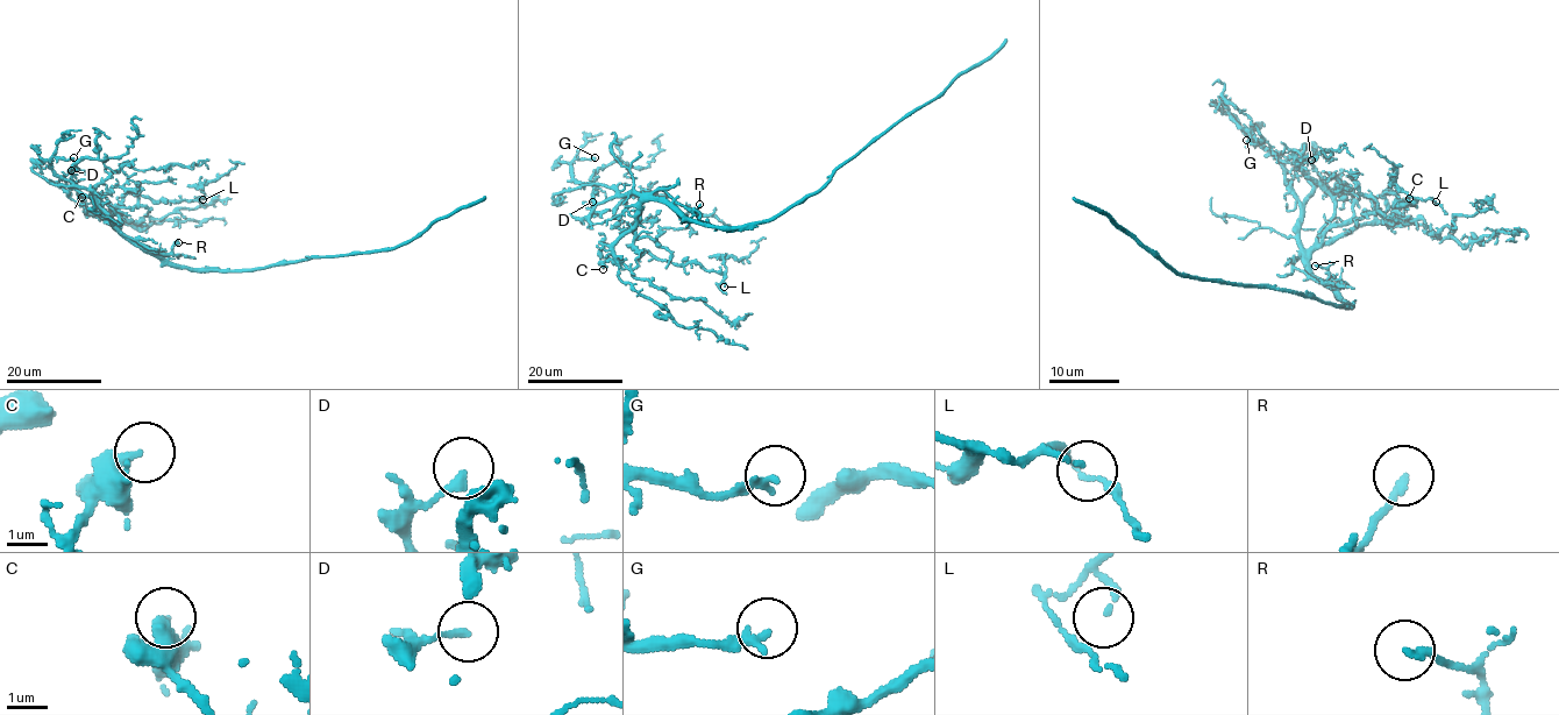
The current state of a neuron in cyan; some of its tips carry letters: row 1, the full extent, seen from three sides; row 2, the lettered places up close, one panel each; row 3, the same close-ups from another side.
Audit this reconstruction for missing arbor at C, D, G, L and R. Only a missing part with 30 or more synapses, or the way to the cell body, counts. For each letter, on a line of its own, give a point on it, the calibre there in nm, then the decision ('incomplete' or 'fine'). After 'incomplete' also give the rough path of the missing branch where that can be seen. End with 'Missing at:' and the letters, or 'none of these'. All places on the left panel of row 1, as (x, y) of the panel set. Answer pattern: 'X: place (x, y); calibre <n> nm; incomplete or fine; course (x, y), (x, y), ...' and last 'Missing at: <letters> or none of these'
C: place (82, 197); calibre 280 nm; fine
D: place (71, 170); calibre 180 nm; fine
G: place (73, 157); calibre 240 nm; fine
L: place (203, 199); calibre 130 nm; fine
R: place (178, 242); calibre 170 nm; fine
Missing at: none of these

